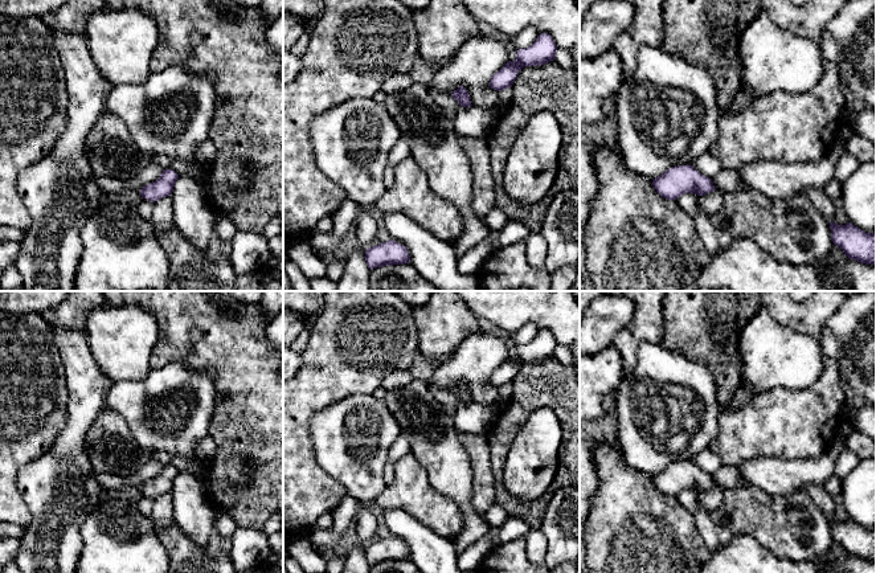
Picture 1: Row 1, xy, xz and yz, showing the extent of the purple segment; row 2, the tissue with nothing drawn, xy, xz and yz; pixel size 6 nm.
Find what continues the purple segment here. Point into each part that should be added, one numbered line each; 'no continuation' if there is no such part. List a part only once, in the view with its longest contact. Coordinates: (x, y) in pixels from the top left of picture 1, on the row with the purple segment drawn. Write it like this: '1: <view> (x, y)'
no continuation

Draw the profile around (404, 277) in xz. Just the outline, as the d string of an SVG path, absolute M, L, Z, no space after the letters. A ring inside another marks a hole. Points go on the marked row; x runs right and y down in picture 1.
M409 263L371 270L371 291L439 291Z

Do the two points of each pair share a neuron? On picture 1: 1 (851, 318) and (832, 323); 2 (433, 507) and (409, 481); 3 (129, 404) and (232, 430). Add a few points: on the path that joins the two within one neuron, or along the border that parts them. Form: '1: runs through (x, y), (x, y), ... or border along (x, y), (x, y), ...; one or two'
1: runs through (847, 322), (836, 323); one
2: runs through (426, 500), (413, 487); one
3: border along (216, 393), (216, 404), (208, 434); two

